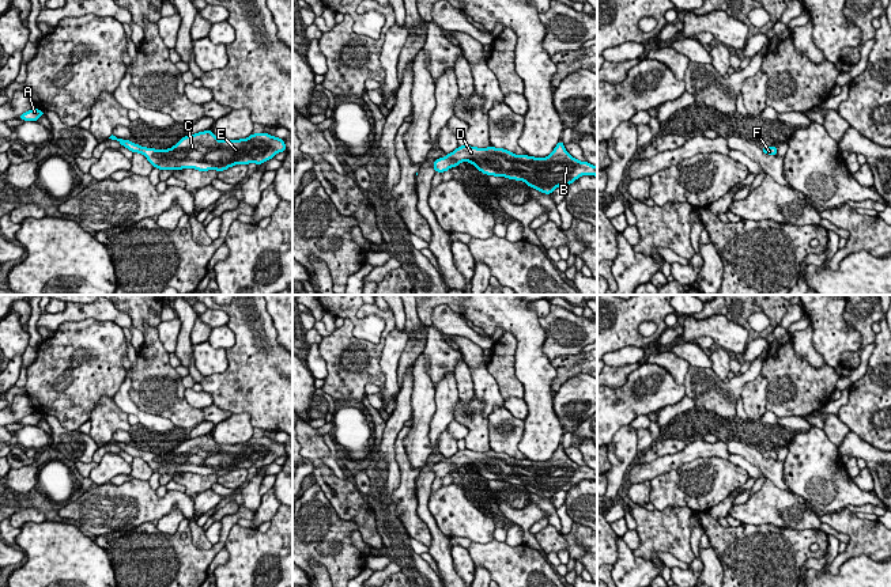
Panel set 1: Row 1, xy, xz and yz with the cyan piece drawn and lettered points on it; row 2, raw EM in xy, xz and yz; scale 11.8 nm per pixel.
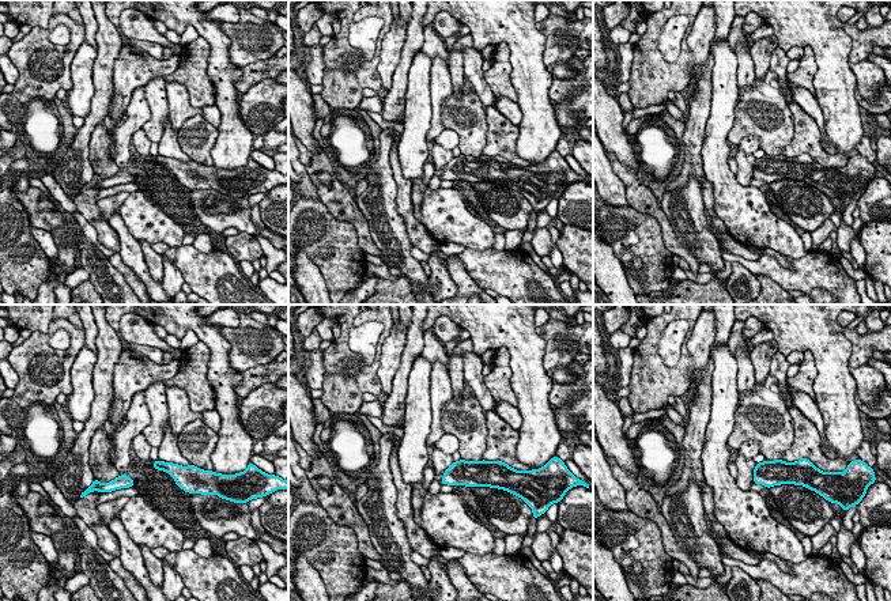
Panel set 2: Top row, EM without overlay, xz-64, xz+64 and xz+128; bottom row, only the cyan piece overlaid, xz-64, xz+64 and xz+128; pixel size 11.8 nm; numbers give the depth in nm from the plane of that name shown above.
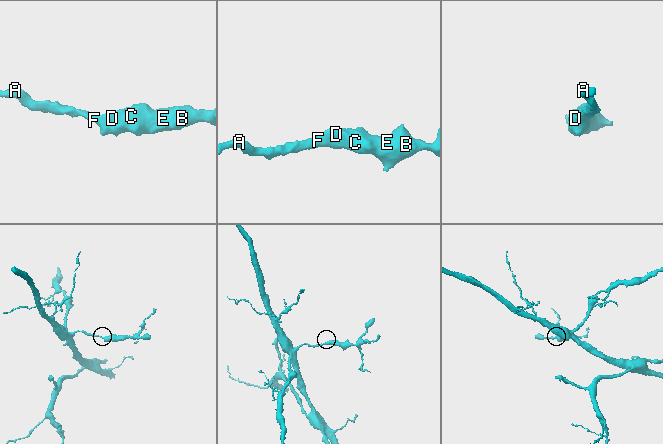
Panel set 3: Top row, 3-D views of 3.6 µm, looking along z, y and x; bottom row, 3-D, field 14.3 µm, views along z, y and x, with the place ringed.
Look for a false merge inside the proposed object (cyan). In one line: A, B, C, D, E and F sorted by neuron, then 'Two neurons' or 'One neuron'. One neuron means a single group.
Groups: A B C D E F. One neuron

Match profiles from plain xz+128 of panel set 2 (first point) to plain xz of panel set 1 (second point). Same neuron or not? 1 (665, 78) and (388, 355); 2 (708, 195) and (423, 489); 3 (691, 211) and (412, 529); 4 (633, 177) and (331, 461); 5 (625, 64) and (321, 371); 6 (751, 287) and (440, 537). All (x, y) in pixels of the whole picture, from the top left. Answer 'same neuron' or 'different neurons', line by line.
1: different neurons
2: different neurons
3: different neurons
4: different neurons
5: same neuron
6: same neuron

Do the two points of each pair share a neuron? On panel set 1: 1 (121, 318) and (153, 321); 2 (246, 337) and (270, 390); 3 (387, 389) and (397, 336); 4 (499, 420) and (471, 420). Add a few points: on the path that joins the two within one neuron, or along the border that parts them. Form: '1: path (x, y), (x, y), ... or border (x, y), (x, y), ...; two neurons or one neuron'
1: border (116, 309), (125, 313), (132, 324); two neurons
2: path (256, 351), (256, 360), (263, 377); one neuron
3: path (391, 375), (392, 349); one neuron
4: border (487, 419), (489, 446), (491, 449); two neurons

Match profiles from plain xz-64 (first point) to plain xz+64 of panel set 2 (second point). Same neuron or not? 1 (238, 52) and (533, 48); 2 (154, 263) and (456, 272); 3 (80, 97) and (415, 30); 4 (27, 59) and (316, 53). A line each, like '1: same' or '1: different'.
1: different
2: same
3: different
4: different

